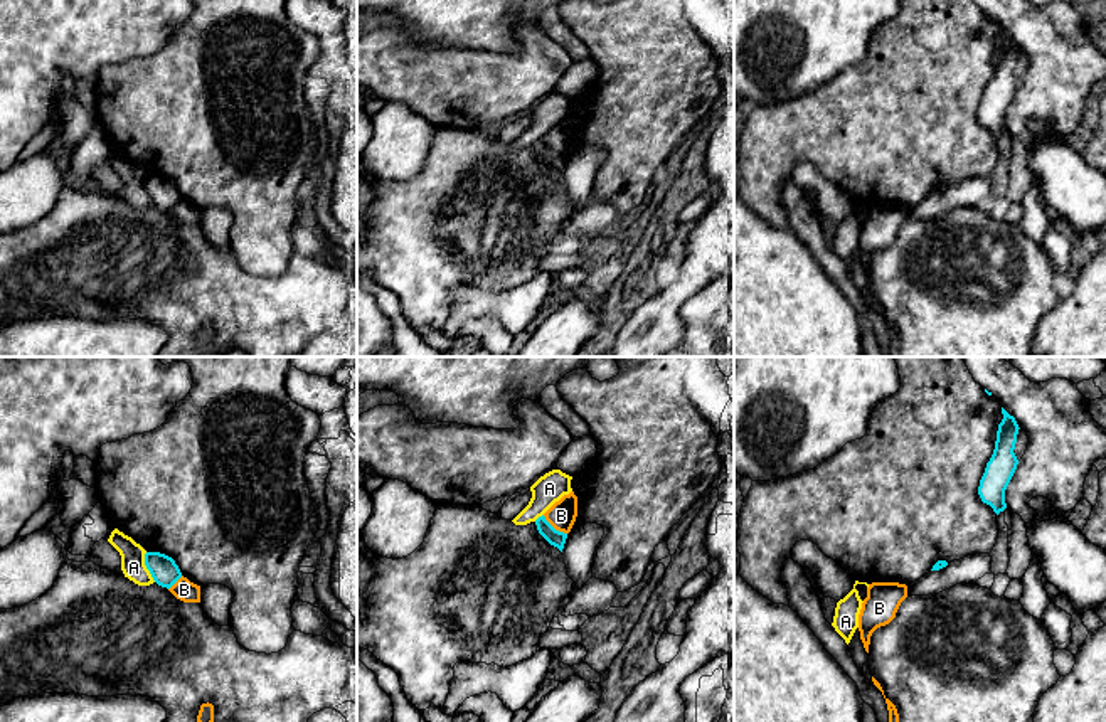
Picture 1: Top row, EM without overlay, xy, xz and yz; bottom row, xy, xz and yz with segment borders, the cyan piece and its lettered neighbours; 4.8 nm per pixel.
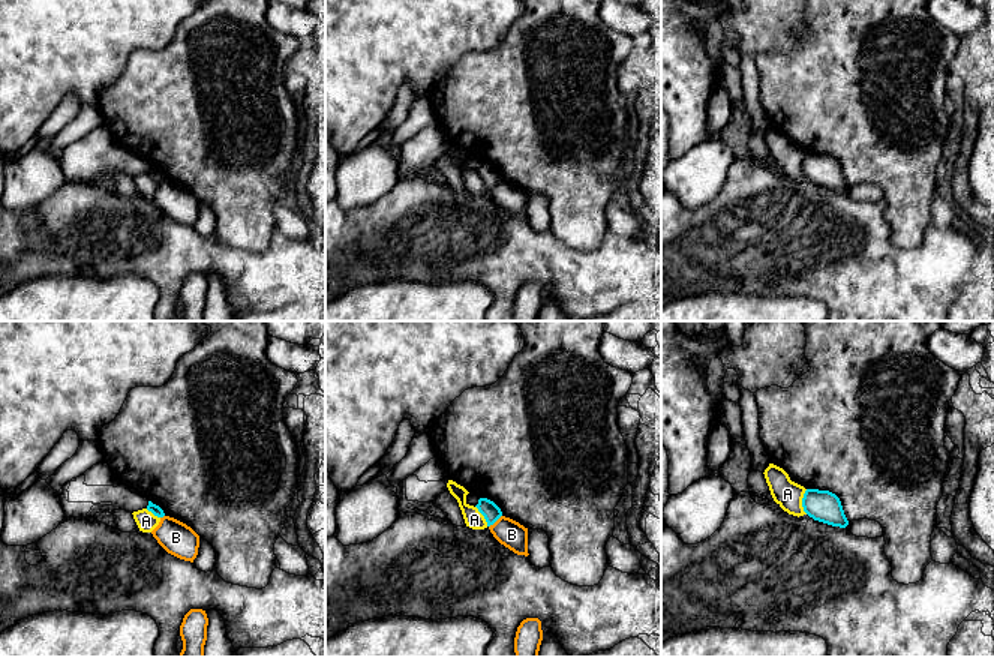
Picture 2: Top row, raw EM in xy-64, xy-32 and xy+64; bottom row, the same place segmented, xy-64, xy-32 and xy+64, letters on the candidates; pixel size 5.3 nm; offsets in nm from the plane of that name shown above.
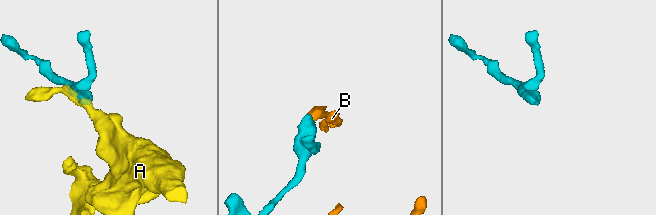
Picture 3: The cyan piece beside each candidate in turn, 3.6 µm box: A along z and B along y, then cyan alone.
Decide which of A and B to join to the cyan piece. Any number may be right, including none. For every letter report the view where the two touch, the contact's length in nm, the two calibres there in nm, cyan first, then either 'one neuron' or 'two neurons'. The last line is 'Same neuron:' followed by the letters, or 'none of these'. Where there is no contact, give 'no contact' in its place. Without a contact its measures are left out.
A: contact in xy; length 150 nm; calibres 140 and 120 nm; two neurons
B: contact in xz; length 150 nm; calibres 80 and 140 nm; two neurons
Same neuron: none of these

